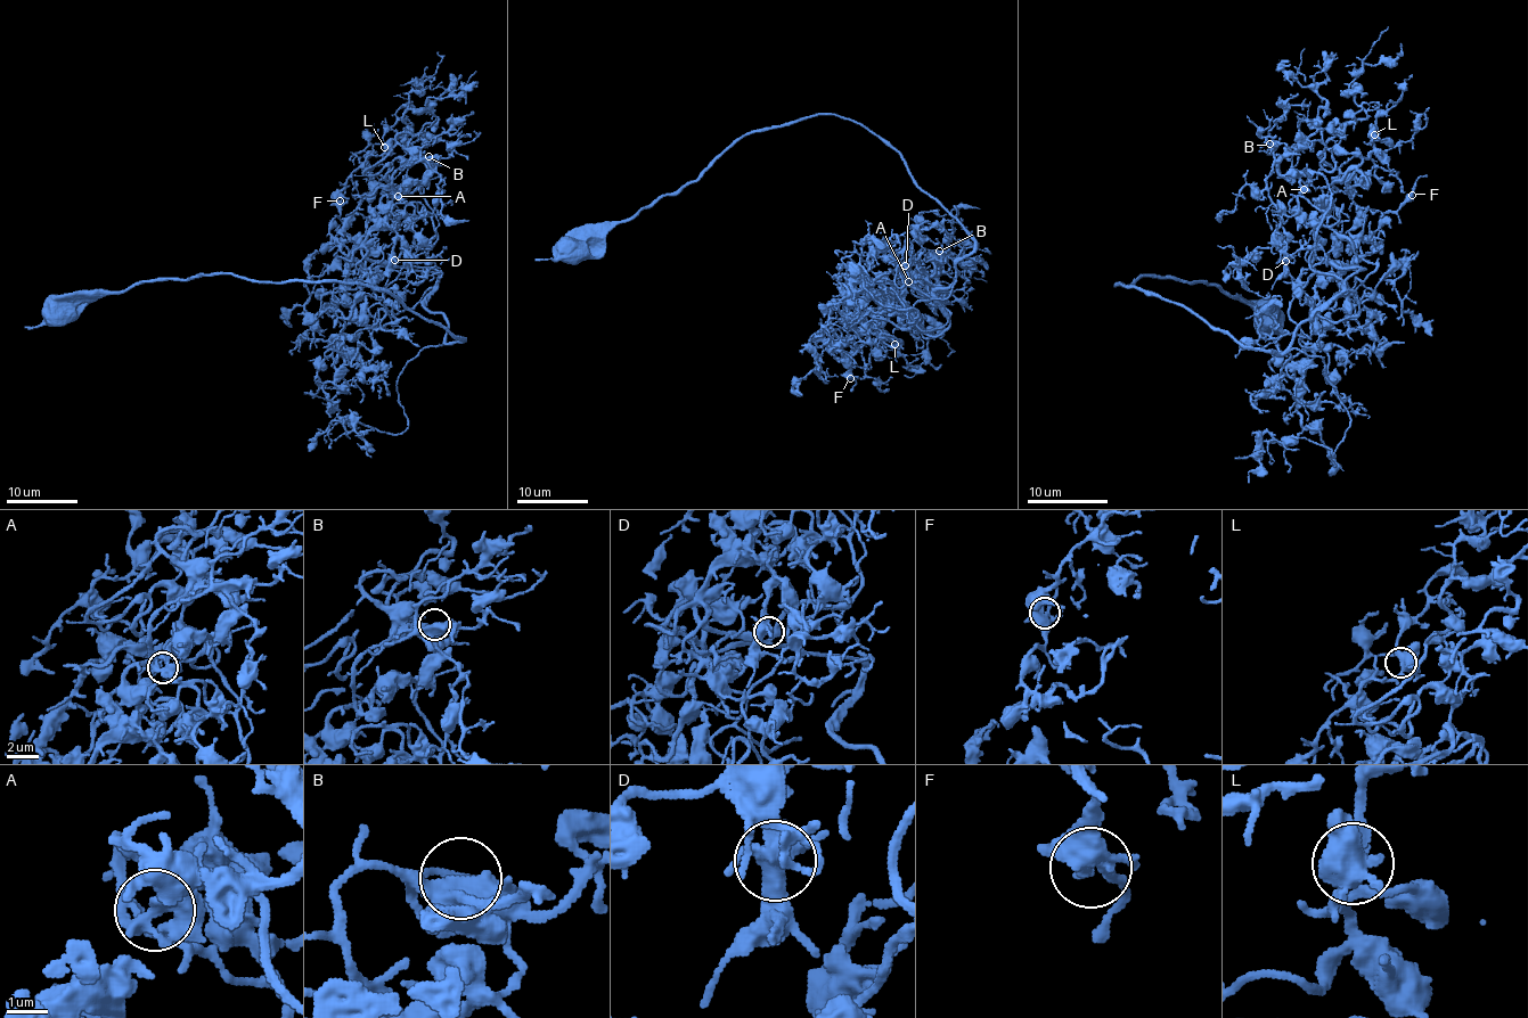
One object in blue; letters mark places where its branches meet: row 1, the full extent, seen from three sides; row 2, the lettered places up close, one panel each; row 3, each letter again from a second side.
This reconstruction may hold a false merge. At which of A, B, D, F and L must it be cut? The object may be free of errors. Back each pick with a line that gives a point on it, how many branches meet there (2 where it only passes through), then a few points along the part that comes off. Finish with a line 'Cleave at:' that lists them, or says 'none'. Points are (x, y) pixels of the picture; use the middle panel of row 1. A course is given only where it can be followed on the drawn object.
Cleave at: none

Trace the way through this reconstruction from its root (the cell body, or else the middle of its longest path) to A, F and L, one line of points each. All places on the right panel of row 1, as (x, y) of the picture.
A: (1264, 313), (1207, 282), (1117, 285), (1280, 355), (1342, 290), (1309, 267), (1325, 212), (1304, 188)
F: (1264, 313), (1207, 282), (1117, 285), (1280, 355), (1364, 269), (1324, 256), (1338, 245), (1350, 271), (1412, 195)
L: (1264, 313), (1117, 285), (1280, 355), (1364, 269), (1314, 214), (1362, 159), (1325, 144), (1374, 134)

